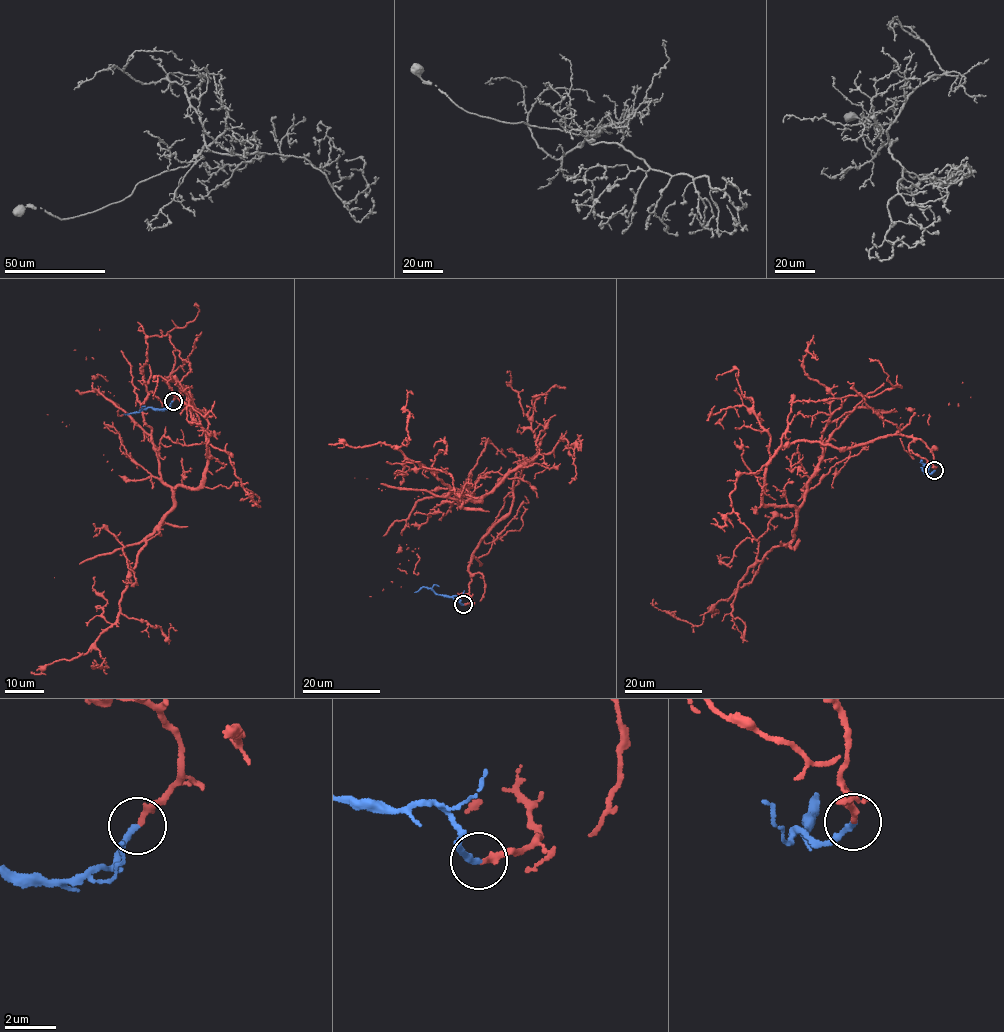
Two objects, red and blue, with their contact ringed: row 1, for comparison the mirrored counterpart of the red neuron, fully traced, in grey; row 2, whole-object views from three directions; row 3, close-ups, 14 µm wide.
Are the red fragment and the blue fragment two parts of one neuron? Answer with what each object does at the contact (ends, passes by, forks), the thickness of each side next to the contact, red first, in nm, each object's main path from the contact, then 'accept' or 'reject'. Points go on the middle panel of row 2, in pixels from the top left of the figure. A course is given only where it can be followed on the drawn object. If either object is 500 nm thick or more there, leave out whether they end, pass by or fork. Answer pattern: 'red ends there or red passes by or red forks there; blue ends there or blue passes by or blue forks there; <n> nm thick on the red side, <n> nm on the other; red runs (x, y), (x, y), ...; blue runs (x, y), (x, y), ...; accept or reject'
red ends there; blue ends there; 240 nm thick on the red side, 240 nm on the other; red runs (463, 605), (473, 551), (534, 457), (463, 504), (397, 449), (410, 391); blue runs (463, 605), (455, 596), (438, 594), (424, 587), (414, 592); accept

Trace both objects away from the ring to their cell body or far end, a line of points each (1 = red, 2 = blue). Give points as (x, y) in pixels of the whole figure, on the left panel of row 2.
1: (173, 400), (171, 375), (204, 432), (204, 483), (176, 487), (95, 642), (106, 667), (94, 659)
2: (173, 400), (164, 409), (147, 407), (138, 412), (123, 414)

